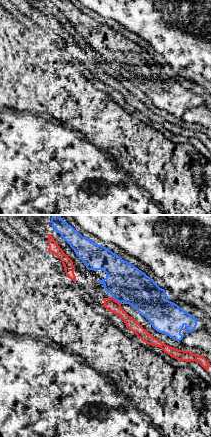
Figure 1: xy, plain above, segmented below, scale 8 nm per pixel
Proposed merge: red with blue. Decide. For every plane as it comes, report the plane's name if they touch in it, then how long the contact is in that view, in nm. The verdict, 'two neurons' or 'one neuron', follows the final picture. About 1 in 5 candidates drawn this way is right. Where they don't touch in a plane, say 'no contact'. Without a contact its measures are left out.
contact in xy; length 90 nm

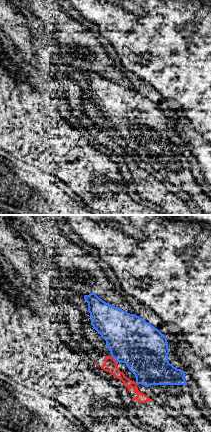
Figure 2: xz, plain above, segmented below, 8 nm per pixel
contact in xz; length 80 nm

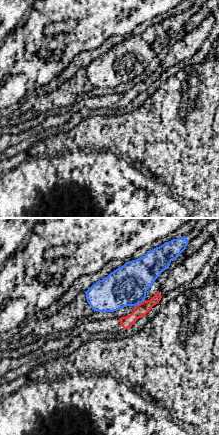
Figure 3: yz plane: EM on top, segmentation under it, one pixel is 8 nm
contact in yz; length 90 nm

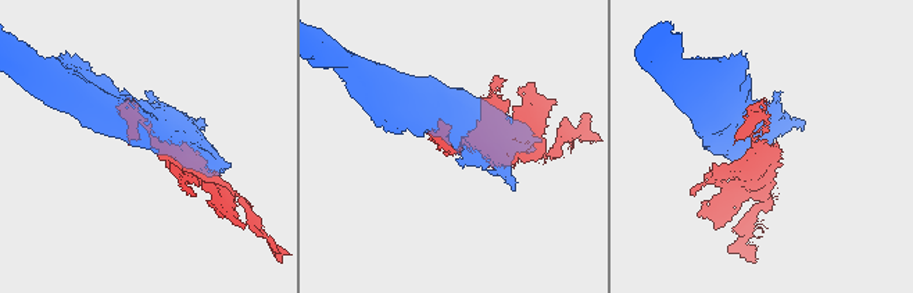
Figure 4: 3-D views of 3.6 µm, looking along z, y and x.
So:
two neurons

